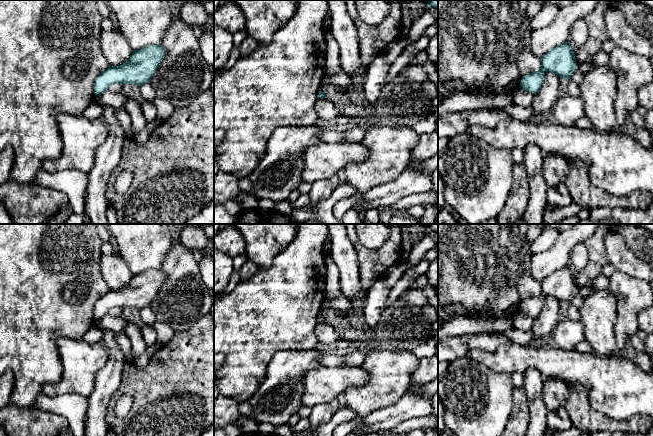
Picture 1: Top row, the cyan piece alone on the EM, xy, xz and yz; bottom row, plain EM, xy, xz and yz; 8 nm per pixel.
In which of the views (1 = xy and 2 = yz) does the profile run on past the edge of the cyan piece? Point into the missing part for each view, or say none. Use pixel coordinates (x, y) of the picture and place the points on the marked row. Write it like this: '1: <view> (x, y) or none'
1: none
2: none

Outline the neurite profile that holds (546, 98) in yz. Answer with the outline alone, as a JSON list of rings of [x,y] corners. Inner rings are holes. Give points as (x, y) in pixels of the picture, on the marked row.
[[[546,72],[540,90],[532,103],[531,120],[539,121],[550,118],[553,107],[559,99],[560,78],[551,72]]]

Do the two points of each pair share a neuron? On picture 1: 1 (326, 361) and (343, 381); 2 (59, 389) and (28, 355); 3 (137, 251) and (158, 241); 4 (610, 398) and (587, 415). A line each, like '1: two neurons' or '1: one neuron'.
1: two neurons
2: two neurons
3: one neuron
4: two neurons

